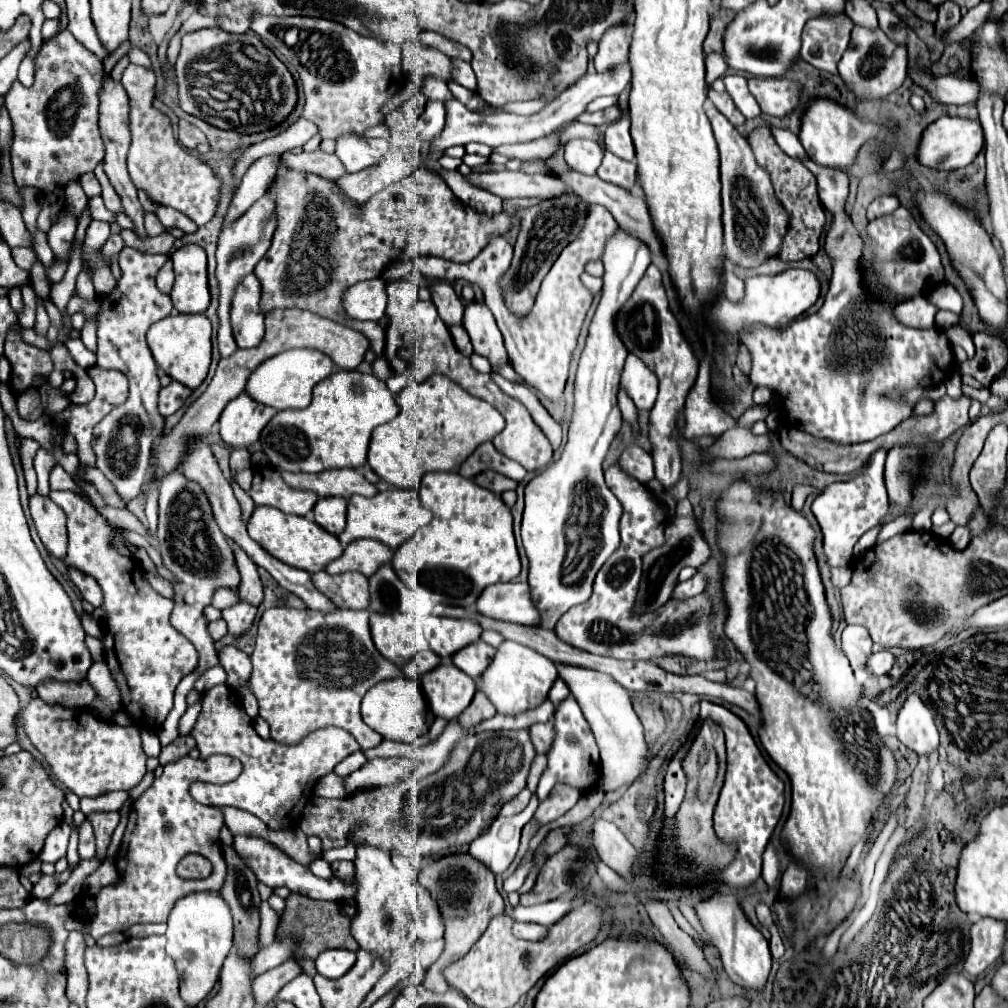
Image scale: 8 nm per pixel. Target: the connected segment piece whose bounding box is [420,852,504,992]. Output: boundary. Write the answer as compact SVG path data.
M466 852L464 854L450 854L444 858L438 858L438 860L424 860L422 870L420 870L420 882L438 900L442 916L444 916L444 924L446 924L444 952L428 968L428 974L426 974L422 984L428 990L444 992L450 988L442 976L444 968L448 964L456 962L456 958L462 958L472 948L472 944L480 938L480 934L488 928L488 922L494 916L504 912L504 900L494 886L492 872L486 870L480 862L472 860Z

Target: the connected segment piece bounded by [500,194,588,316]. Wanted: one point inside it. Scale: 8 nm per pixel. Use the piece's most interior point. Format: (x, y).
(545, 229)

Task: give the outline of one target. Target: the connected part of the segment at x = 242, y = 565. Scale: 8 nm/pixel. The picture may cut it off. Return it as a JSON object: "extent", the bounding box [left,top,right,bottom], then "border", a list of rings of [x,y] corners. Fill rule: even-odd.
{"extent":[230,540,264,606],"border":[[[230,540],[230,546],[236,554],[236,562],[238,562],[238,568],[240,568],[240,574],[242,574],[242,584],[238,588],[238,598],[252,606],[260,606],[262,600],[264,600],[264,590],[262,590],[262,582],[260,582],[260,576],[258,576],[258,570],[256,570],[256,564],[246,556],[244,550],[240,550],[232,540]]]}

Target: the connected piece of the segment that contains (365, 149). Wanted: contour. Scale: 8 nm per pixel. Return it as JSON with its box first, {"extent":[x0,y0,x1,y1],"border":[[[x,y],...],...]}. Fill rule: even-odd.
{"extent":[336,136,388,174],"border":[[[342,136],[336,142],[336,156],[340,158],[348,174],[380,164],[386,152],[388,152],[388,140],[384,138]]]}

